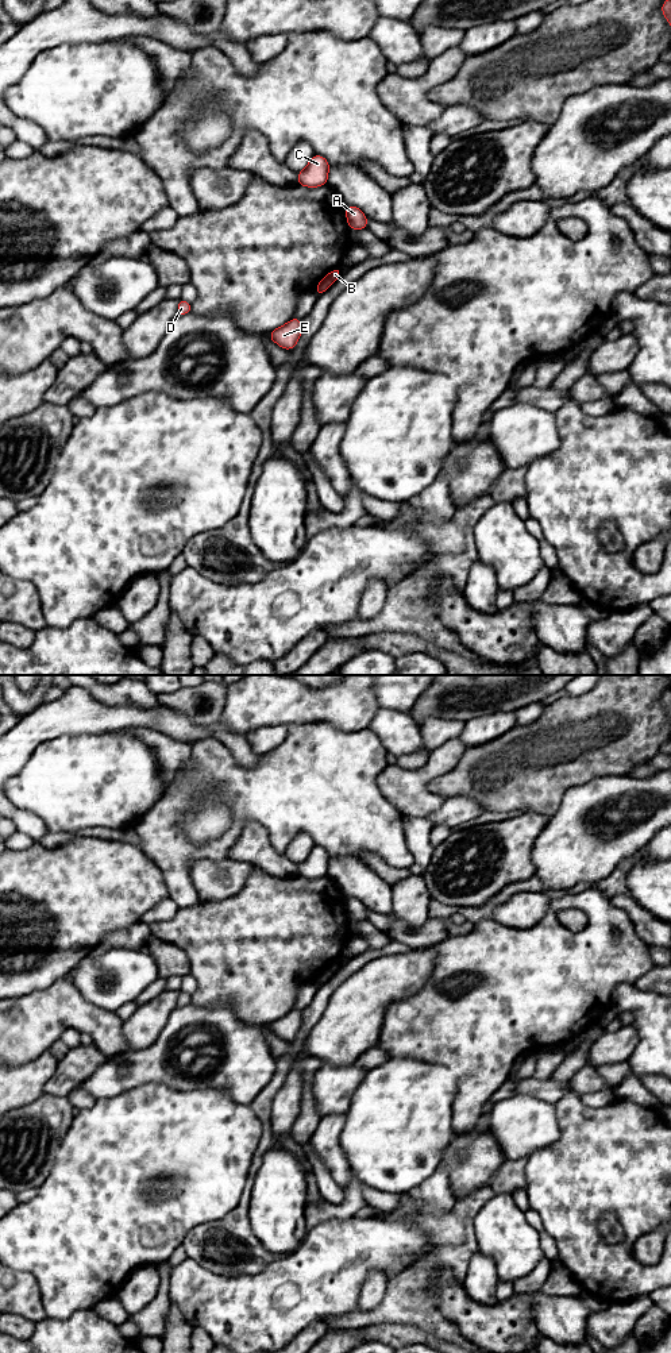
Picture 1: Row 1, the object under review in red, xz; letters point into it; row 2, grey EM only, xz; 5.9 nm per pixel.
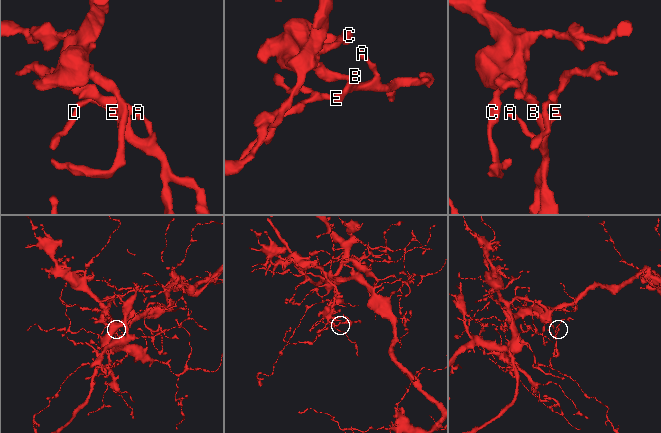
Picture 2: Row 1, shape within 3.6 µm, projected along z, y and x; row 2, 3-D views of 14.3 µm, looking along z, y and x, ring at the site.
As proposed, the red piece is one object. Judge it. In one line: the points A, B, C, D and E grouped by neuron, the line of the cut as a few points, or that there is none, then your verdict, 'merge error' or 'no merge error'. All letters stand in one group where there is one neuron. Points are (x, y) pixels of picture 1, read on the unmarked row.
A D E / B C; cut in xz along (328, 978), (317, 979); merge error

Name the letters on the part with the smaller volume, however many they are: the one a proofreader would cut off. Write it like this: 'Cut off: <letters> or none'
Cut off: A, D, E

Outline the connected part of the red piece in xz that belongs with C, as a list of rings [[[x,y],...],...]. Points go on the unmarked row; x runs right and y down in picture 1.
[[[315,845],[306,859],[298,864],[297,875],[309,879],[324,878],[327,876],[328,863],[328,852]]]

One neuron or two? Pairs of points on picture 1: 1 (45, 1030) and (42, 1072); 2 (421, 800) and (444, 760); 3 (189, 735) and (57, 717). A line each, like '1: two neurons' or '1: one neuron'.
1: two neurons
2: one neuron
3: one neuron

